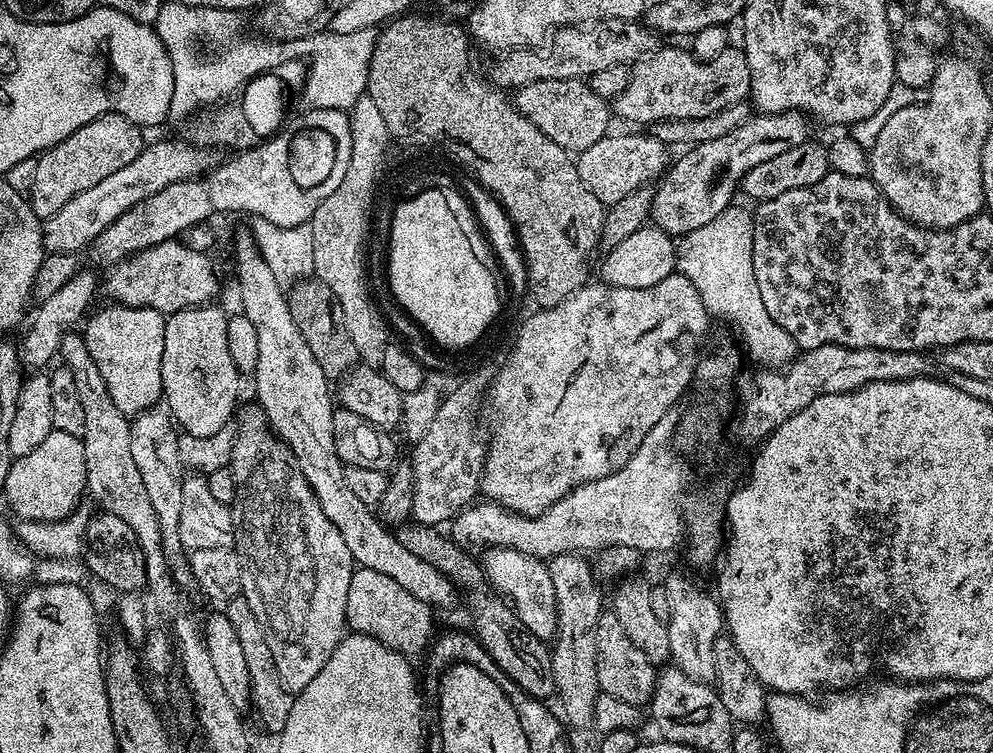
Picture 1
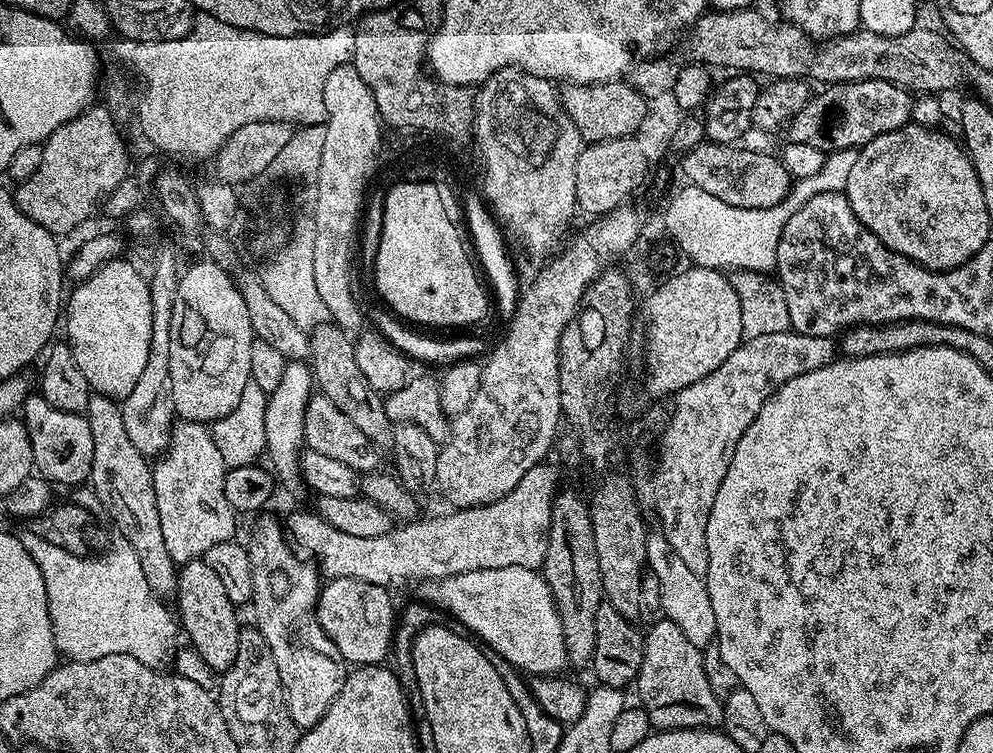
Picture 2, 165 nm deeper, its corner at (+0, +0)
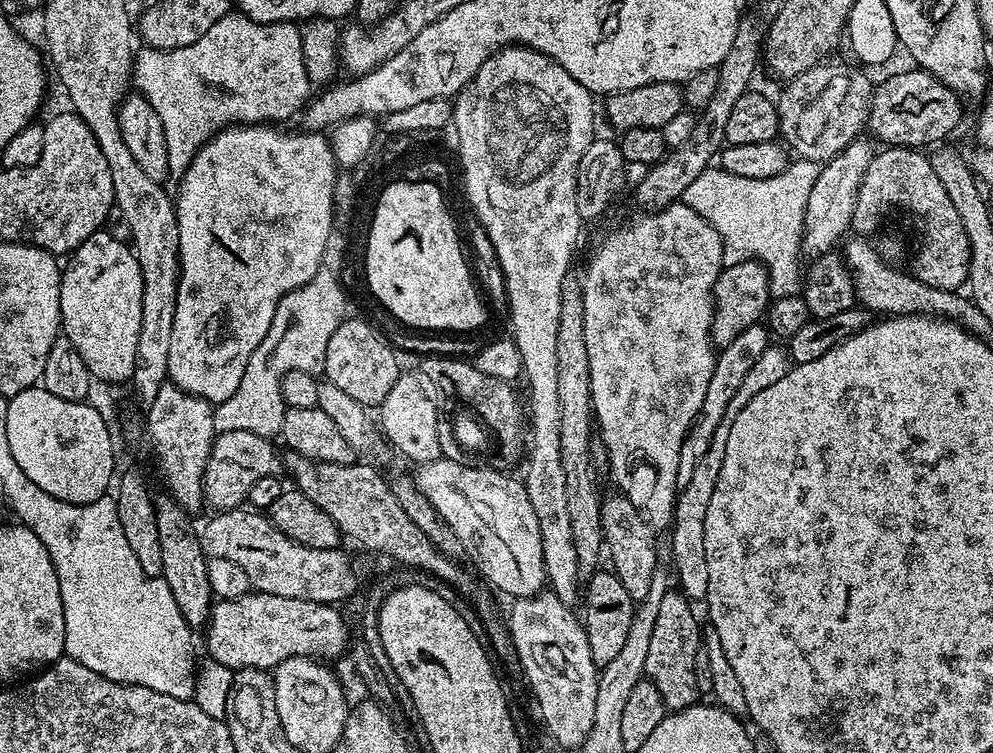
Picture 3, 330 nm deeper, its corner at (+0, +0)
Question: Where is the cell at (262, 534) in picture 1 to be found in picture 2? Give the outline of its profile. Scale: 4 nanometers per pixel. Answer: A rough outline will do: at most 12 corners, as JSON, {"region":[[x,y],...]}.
{"region":[[281,521],[246,540],[250,611],[297,728],[349,674],[316,621],[321,573]]}

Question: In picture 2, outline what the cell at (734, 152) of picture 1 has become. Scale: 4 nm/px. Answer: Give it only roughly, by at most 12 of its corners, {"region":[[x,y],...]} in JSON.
{"region":[[830,84],[786,129],[789,144],[859,150],[912,119],[907,88]]}

